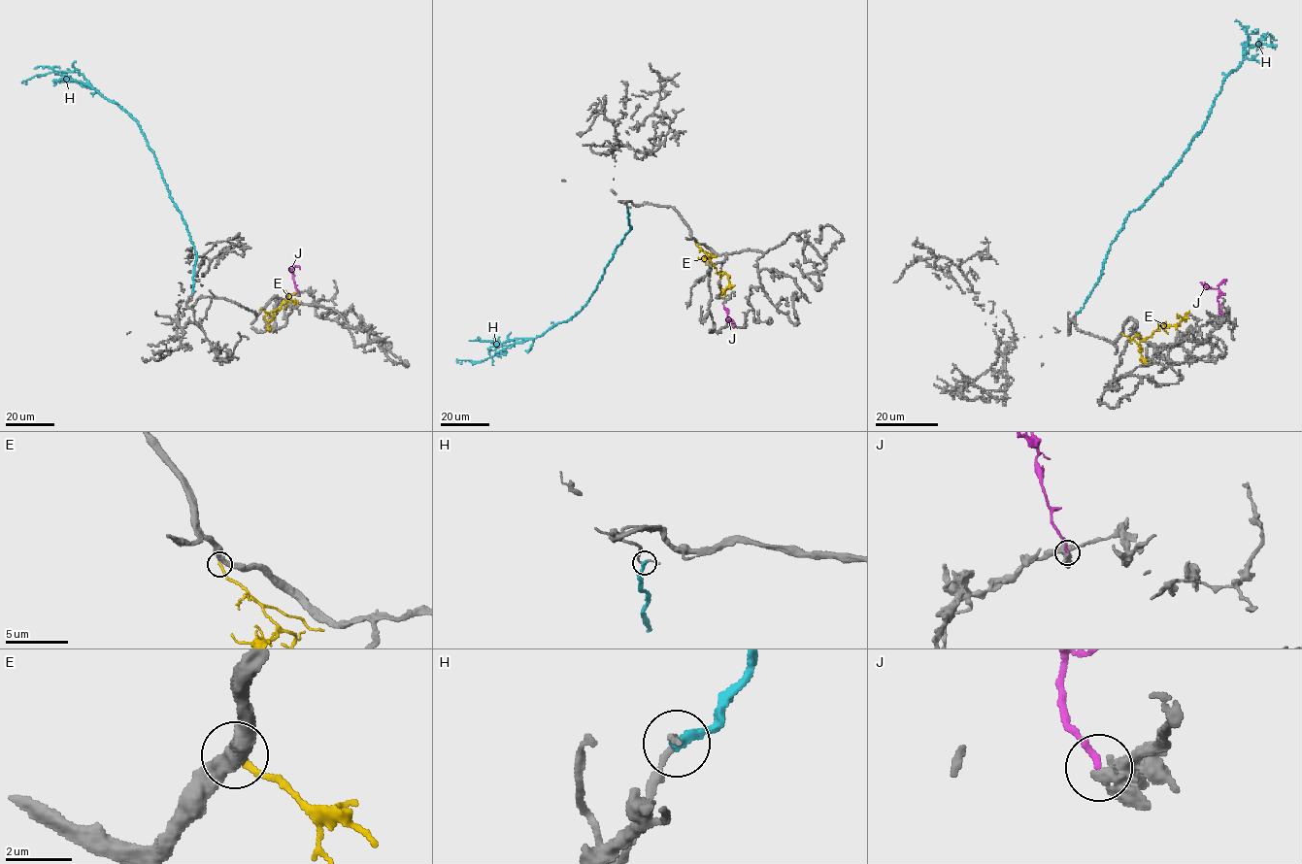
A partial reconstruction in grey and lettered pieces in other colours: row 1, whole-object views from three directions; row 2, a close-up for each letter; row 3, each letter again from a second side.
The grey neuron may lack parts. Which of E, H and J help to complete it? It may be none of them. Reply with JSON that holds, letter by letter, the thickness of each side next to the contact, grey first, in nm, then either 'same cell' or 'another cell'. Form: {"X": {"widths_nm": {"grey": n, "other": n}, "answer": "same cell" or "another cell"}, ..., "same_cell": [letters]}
{"E": {"widths_nm": {"grey": 440, "other": 200}, "answer": "another cell"}, "H": {"widths_nm": {"grey": 140, "other": 280}, "answer": "another cell"}, "J": {"widths_nm": {"grey": 320, "other": 180}, "answer": "another cell"}, "same_cell": []}

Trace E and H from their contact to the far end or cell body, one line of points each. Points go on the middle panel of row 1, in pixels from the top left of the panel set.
E: (696, 243), (711, 257), (717, 271), (727, 275), (729, 285), (719, 296)
H: (627, 208), (631, 228), (616, 248), (589, 300), (575, 315), (534, 338), (517, 342), (479, 361), (456, 358)

